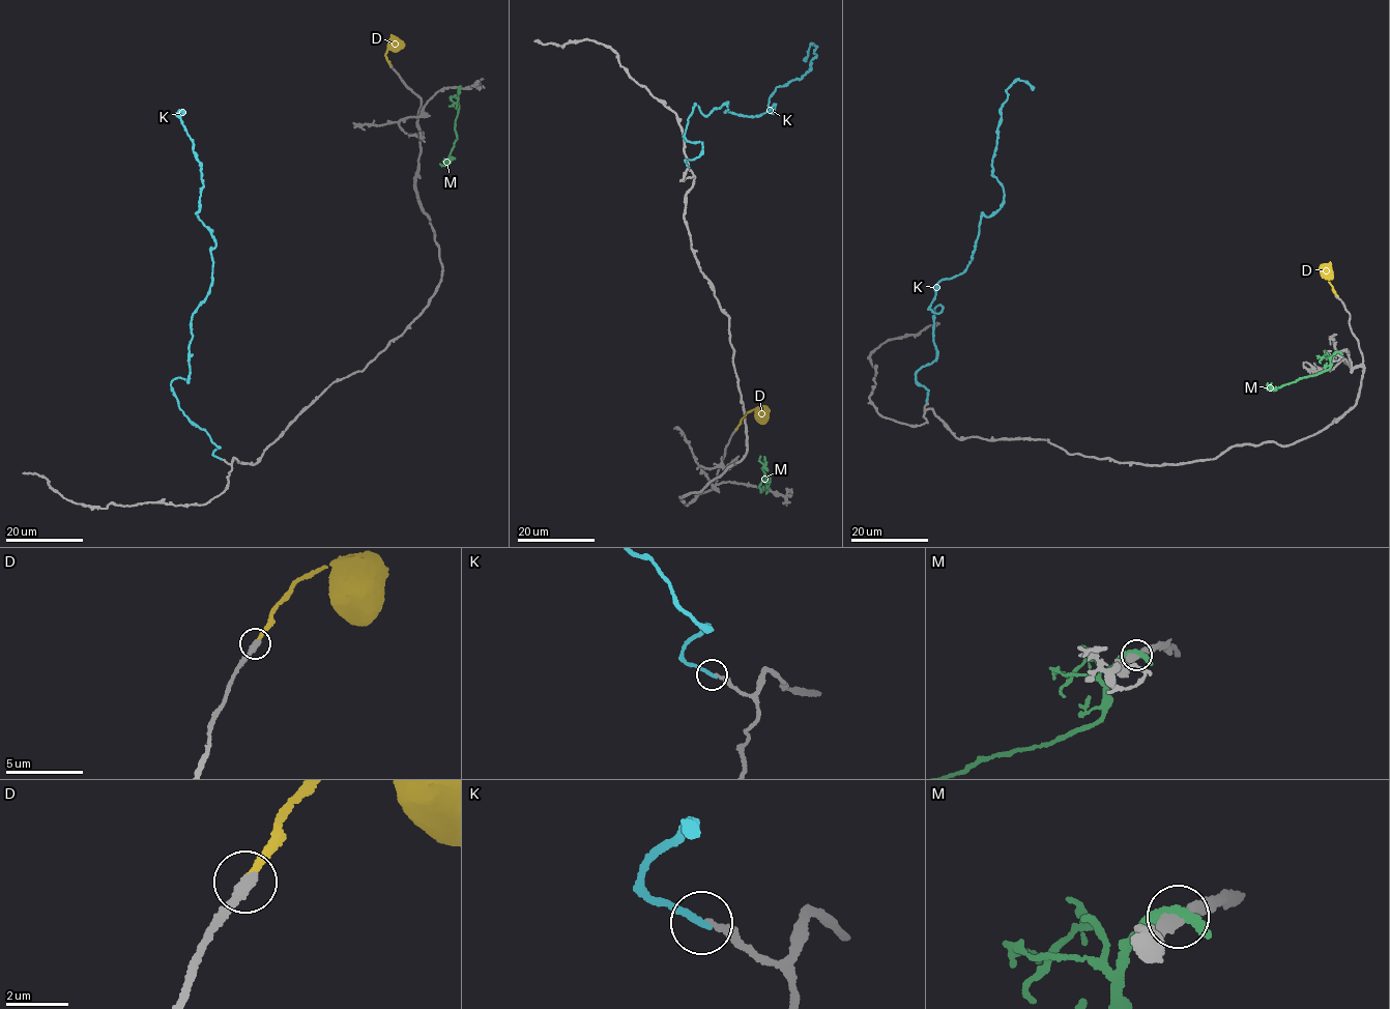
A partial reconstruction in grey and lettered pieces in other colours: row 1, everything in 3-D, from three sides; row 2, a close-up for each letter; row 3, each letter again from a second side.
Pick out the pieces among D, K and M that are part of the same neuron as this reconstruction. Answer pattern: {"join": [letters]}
{"join": []}

